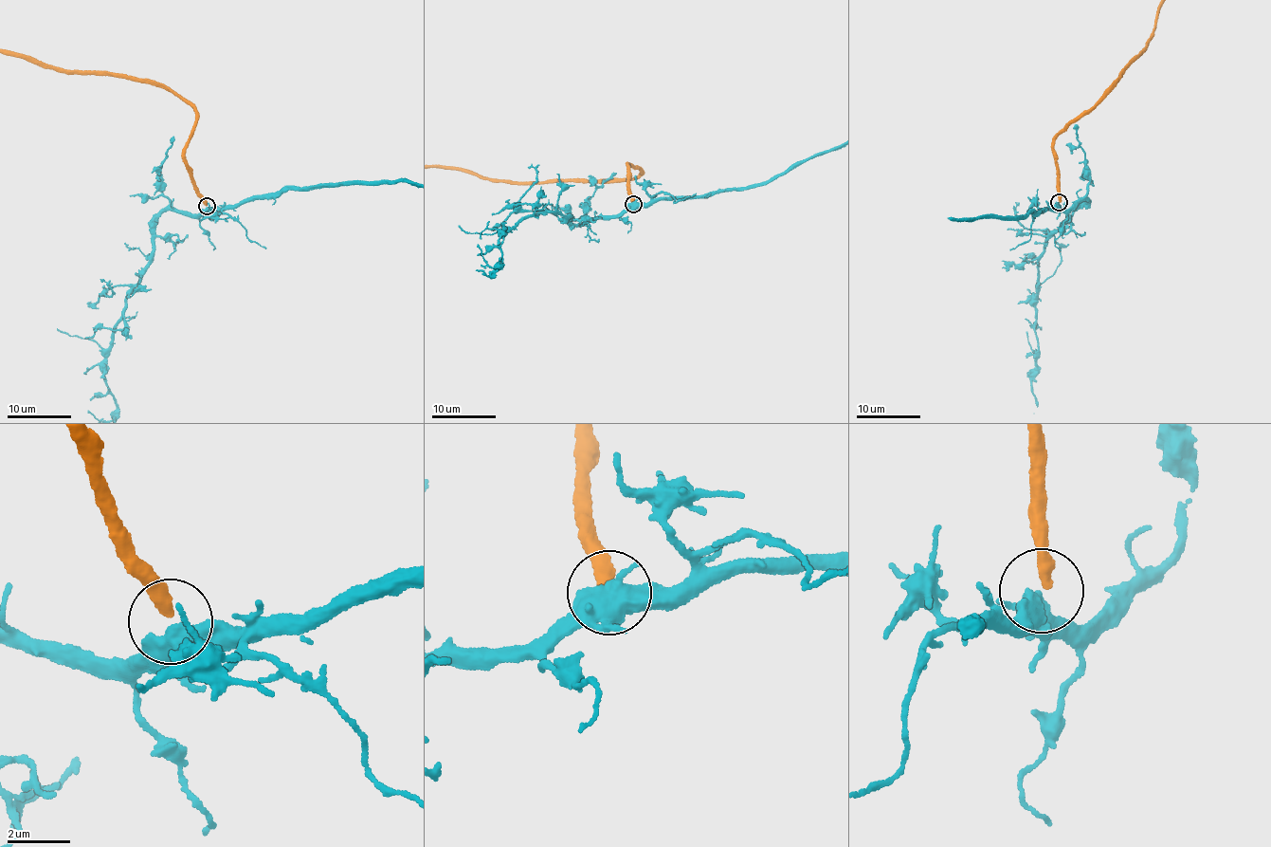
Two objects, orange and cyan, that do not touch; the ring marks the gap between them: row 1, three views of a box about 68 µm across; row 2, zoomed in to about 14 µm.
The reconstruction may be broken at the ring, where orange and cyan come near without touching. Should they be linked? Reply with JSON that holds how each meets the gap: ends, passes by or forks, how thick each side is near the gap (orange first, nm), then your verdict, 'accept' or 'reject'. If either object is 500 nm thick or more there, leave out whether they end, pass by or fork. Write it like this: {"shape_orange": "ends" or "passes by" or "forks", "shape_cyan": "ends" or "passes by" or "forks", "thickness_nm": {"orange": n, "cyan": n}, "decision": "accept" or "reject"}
{"shape_orange": "ends", "shape_cyan": "forks", "thickness_nm": {"orange": 400, "cyan": 480}, "decision": "reject"}

